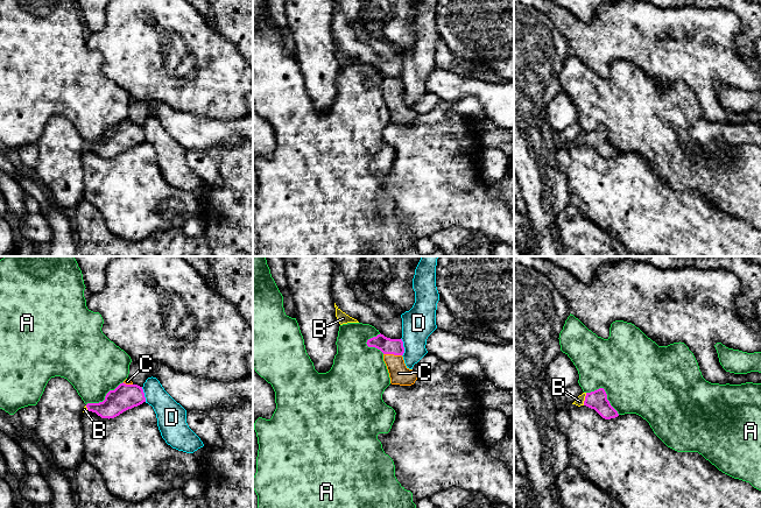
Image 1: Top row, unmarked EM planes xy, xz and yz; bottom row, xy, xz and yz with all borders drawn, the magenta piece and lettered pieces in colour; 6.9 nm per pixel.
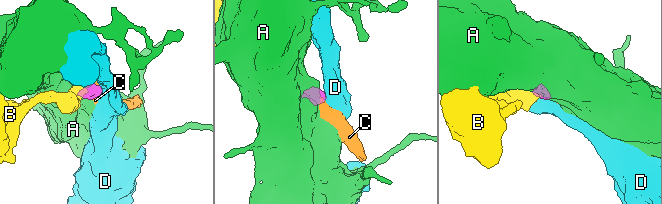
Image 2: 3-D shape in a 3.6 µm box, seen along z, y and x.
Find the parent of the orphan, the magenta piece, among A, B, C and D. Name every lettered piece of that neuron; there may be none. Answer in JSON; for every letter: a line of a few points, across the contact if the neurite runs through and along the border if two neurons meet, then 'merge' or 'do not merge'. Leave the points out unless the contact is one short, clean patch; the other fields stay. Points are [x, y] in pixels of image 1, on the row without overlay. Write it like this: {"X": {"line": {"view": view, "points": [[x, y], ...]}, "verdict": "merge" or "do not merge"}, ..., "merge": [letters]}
{"A": {"line": {"view": "yz", "points": [[586, 131], [603, 127], [610, 143], [619, 153]]}, "verdict": "do not merge"}, "B": {"line": {"view": "yz", "points": [[597, 139], [585, 138], [579, 140]]}, "verdict": "merge"}, "C": {"line": {"view": "xz", "points": [[386, 84], [393, 92], [399, 112]]}, "verdict": "merge"}, "D": {"line": {"view": "xz", "points": [[401, 77], [402, 94]]}, "verdict": "do not merge"}, "merge": ["B", "C"]}

